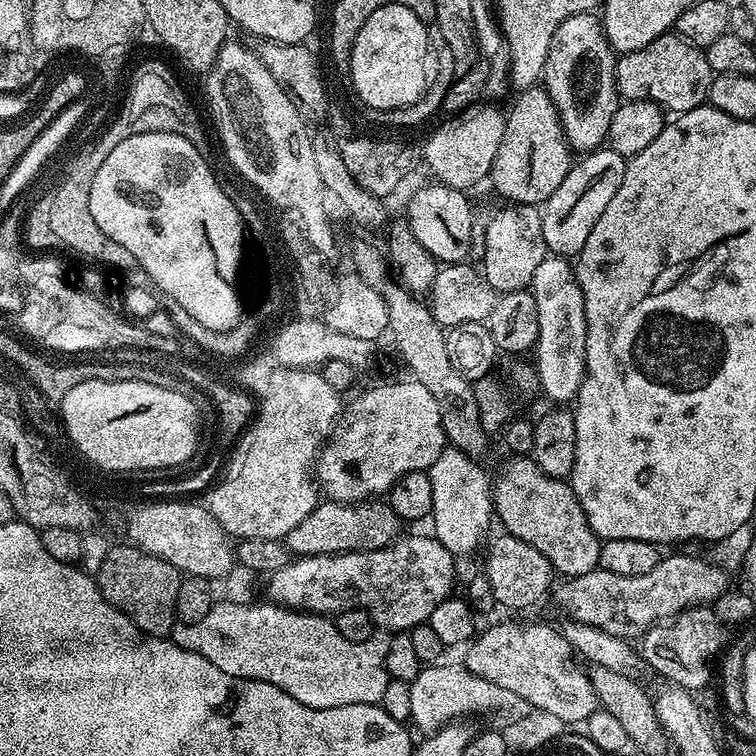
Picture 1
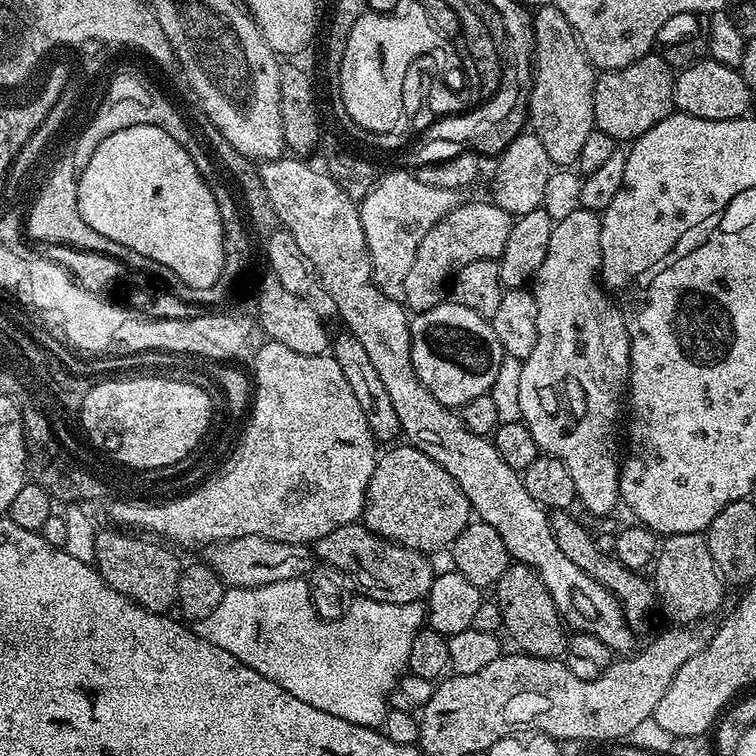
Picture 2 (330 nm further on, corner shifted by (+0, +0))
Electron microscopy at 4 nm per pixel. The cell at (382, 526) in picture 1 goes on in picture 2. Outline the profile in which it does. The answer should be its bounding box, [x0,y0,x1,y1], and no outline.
[362,446,470,554]

